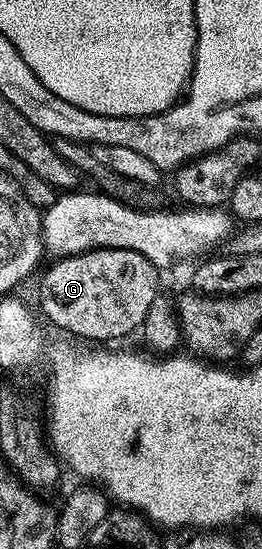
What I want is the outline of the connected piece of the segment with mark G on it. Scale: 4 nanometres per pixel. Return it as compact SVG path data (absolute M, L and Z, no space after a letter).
M95 248L92 252L80 252L74 256L63 256L52 261L53 265L41 276L41 312L57 328L70 332L70 337L85 342L113 342L120 336L136 333L147 318L147 309L159 295L156 264L143 254L122 248Z

